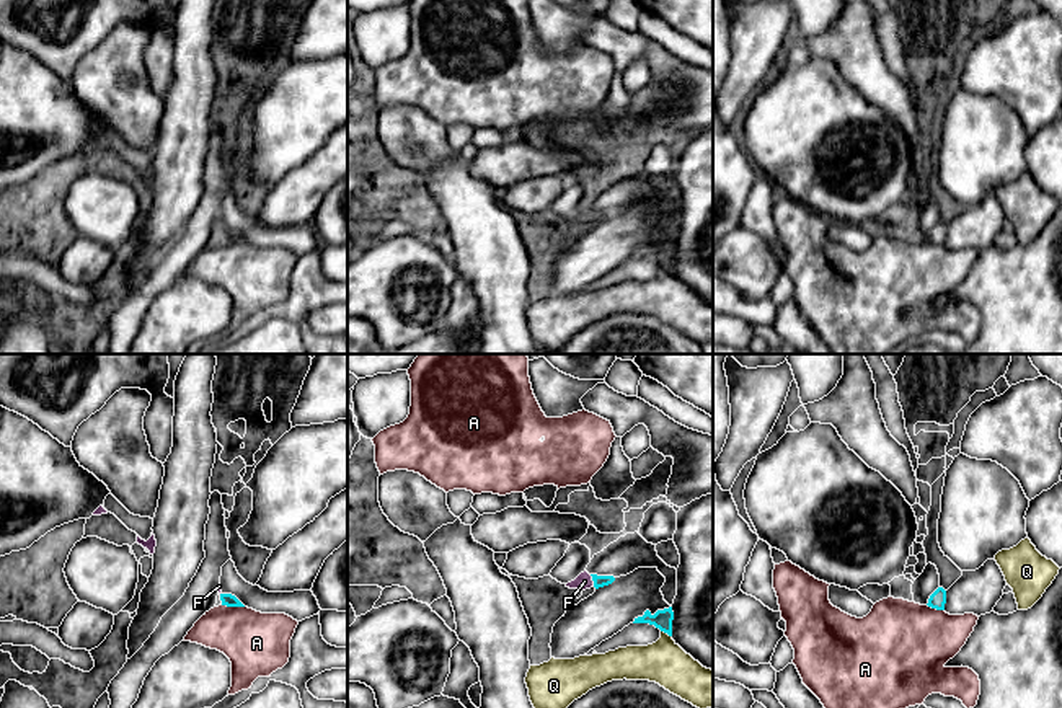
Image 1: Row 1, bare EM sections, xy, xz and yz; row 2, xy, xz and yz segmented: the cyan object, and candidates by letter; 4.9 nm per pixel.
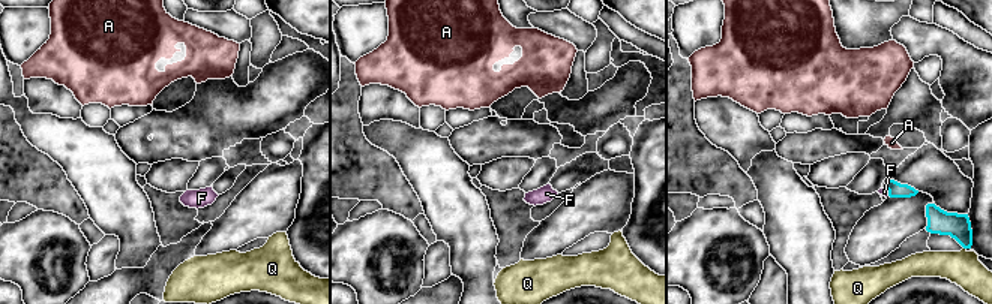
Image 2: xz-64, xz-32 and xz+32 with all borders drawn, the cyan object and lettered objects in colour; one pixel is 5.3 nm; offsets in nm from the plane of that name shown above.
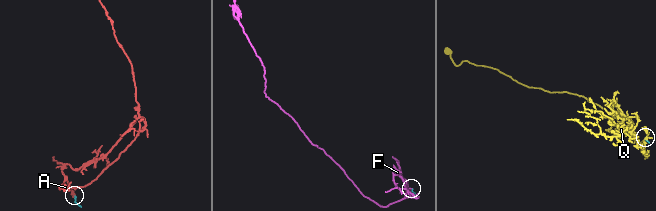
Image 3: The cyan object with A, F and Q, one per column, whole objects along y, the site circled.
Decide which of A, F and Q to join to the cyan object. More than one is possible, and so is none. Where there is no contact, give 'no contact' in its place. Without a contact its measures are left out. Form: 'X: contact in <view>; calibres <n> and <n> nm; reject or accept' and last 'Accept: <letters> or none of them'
A: contact in xy; calibres 60 and 300 nm; reject
F: contact in xz; calibres 60 and 80 nm; accept
Q: contact in xz; calibres 100 and 220 nm; reject
Accept: F

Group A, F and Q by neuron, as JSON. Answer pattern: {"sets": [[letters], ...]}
{"sets": [["A"], ["F"], ["Q"]]}

